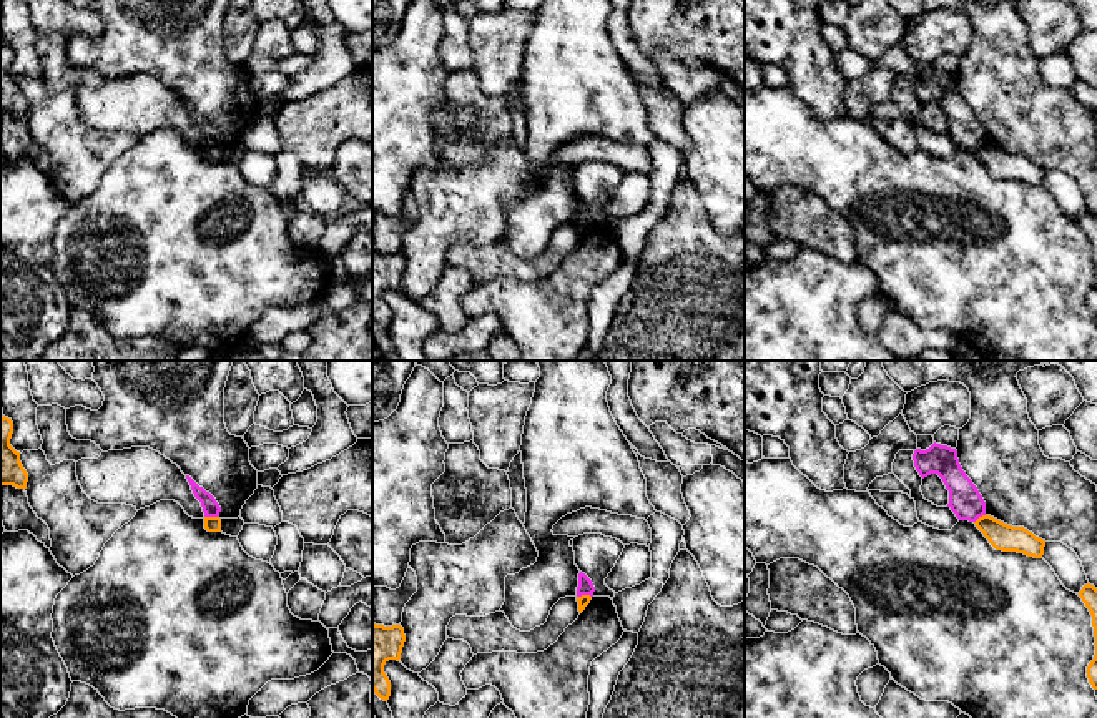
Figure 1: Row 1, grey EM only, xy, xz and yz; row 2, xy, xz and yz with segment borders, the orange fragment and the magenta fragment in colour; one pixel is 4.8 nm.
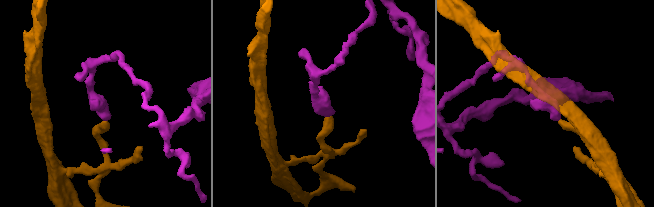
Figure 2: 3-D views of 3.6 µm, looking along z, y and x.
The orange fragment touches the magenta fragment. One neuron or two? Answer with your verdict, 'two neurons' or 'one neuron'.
two neurons

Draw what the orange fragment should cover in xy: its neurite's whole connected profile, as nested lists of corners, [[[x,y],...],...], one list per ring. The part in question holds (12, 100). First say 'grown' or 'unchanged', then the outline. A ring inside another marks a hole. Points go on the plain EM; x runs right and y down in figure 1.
unchanged; [[[3,43],[0,47],[0,115],[27,116],[28,101],[20,90],[20,80],[10,73],[12,61],[13,50]]]

